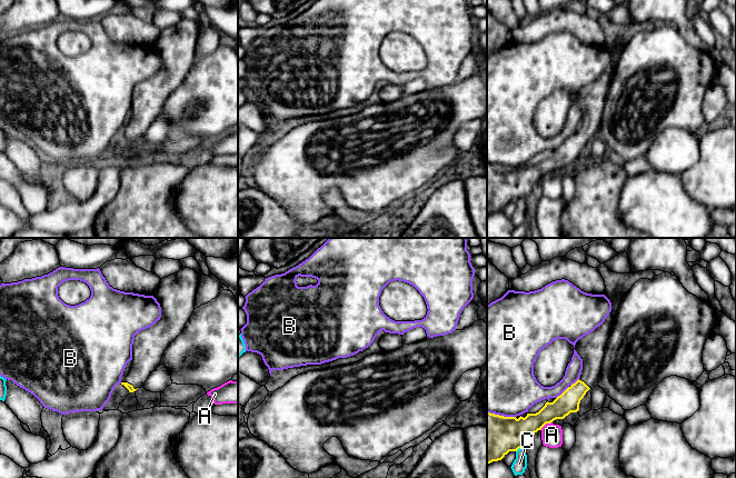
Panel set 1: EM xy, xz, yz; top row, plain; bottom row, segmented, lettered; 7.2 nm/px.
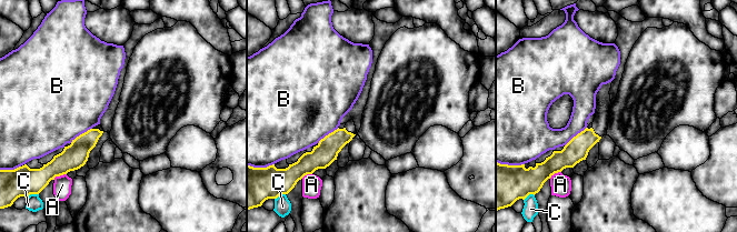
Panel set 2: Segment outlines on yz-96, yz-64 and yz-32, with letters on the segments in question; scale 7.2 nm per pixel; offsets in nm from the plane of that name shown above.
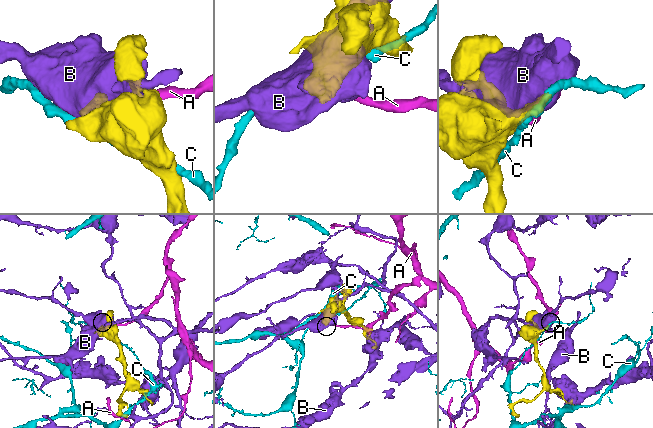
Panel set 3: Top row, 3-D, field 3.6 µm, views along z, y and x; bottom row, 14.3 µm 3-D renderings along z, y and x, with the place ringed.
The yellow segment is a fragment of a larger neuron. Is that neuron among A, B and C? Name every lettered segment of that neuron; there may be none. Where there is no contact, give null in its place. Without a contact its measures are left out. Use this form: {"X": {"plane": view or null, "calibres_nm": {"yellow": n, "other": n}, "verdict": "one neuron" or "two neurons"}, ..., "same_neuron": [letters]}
{"A": {"plane": "yz", "calibres_nm": {"yellow": 220, "other": 160}, "verdict": "two neurons"}, "B": {"plane": "yz", "calibres_nm": {"yellow": 160, "other": 200}, "verdict": "two neurons"}, "C": {"plane": "yz", "calibres_nm": {"yellow": 360, "other": 100}, "verdict": "two neurons"}, "same_neuron": []}

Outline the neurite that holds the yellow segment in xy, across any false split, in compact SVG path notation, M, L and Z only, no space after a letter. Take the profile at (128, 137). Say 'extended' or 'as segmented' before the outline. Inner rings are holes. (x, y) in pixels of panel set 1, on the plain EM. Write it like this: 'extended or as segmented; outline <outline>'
extended; outline M182 19L178 23L160 31L153 48L160 54L161 69L151 78L139 82L135 87L131 120L121 132L121 136L129 143L133 143L143 137L149 126L160 117L165 101L182 83L195 61L198 32L198 24L190 19Z

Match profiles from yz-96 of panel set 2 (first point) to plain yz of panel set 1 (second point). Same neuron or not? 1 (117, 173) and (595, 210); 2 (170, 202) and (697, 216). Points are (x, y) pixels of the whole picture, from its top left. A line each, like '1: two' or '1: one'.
1: one
2: one

